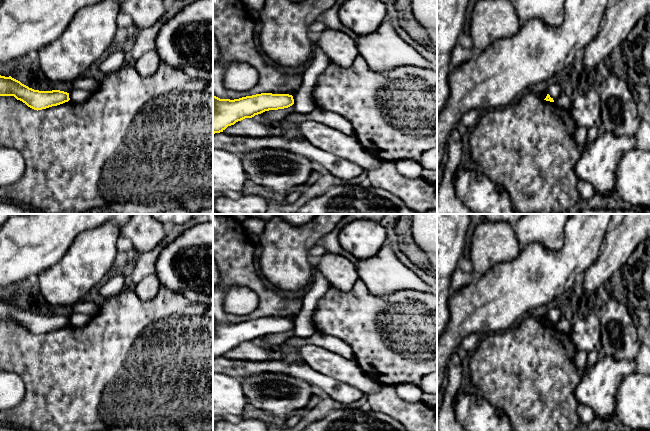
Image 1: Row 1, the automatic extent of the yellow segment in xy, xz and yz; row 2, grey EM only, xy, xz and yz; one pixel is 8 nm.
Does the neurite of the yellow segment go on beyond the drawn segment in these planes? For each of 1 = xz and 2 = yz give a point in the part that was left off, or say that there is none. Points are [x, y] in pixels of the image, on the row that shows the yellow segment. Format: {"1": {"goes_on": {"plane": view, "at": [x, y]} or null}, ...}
{"1": {"goes_on": null}, "2": {"goes_on": null}}

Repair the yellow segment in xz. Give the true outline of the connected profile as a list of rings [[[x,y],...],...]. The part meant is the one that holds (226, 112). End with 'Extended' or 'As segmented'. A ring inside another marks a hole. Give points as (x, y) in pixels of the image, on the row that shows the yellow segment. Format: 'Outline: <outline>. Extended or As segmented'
Outline: [[[261,93],[234,100],[220,99],[213,95],[213,134],[223,132],[228,126],[245,118],[252,118],[269,110],[288,108],[293,104],[293,96],[289,94]]]. As segmented

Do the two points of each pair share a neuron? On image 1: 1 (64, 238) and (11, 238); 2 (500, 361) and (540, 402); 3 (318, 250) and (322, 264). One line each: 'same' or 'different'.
1: same
2: same
3: different

